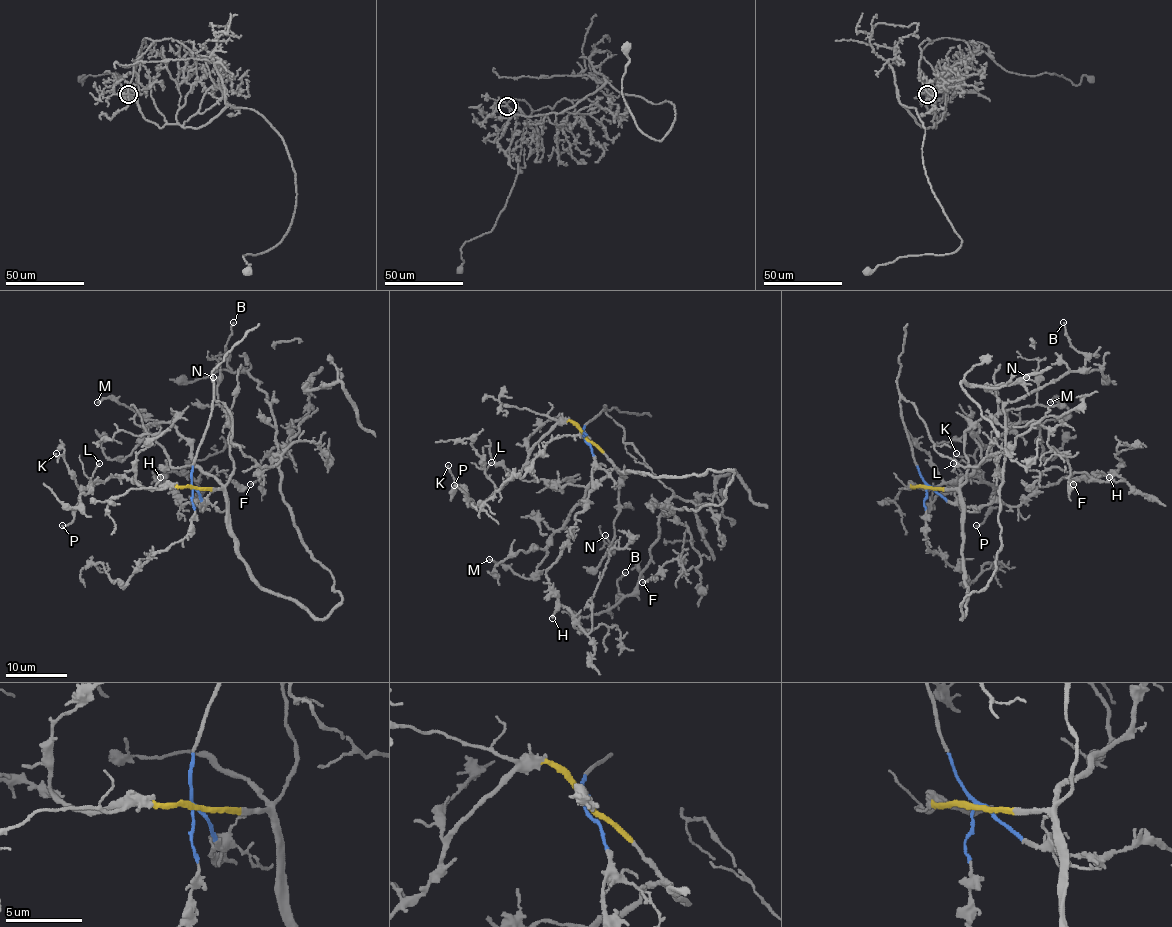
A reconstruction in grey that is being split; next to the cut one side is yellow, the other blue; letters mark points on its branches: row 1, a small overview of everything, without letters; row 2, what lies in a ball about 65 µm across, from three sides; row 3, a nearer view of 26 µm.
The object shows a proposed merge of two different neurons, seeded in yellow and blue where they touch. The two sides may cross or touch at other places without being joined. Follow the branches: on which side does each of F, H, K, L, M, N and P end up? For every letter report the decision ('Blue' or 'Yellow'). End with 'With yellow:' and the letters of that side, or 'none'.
F: Blue
H: Blue
K: Yellow
L: Yellow
M: Yellow
N: Yellow
P: Yellow
With yellow: K, L, M, N, P

